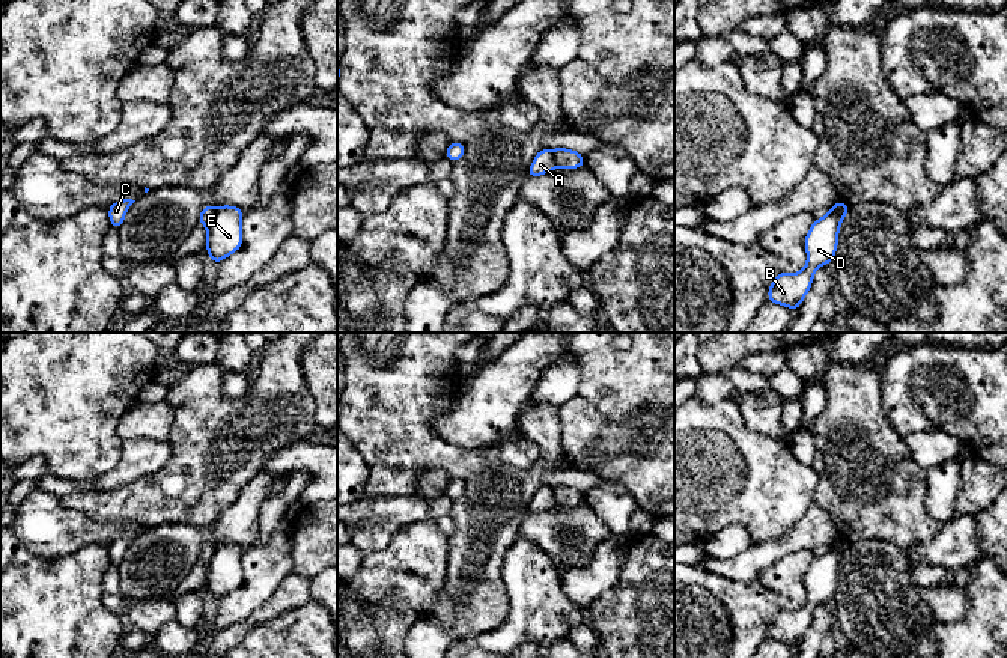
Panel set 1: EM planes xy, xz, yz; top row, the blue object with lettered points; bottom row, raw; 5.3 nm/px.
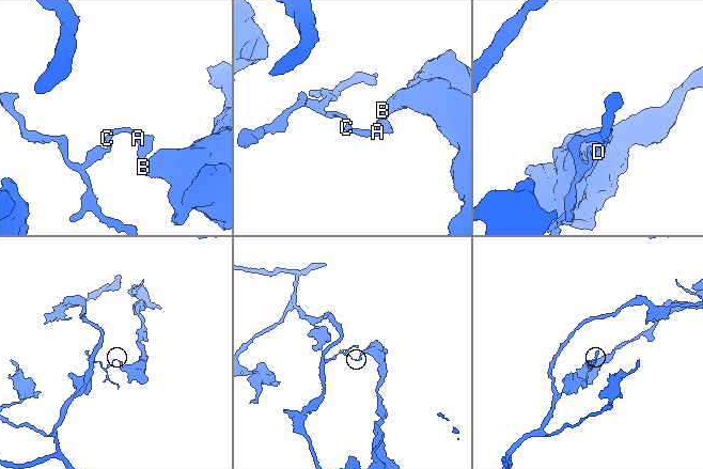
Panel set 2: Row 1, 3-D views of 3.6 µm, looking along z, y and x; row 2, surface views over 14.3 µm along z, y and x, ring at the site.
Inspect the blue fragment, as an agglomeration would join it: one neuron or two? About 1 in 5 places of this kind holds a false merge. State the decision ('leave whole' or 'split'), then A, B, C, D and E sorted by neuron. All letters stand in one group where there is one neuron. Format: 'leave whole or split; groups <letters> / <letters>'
split; groups A C / B D E

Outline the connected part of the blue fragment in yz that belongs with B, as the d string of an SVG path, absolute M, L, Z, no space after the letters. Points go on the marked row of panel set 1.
M835 205L829 208L823 218L813 221L804 241L808 256L805 267L796 274L783 271L775 276L769 286L768 301L798 310L813 285L814 271L825 264L832 264L840 226L840 208Z

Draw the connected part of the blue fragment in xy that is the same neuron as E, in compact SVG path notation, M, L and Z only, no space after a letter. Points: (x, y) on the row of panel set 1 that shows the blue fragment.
M218 206L212 223L208 226L208 257L214 265L238 251L242 245L242 208Z

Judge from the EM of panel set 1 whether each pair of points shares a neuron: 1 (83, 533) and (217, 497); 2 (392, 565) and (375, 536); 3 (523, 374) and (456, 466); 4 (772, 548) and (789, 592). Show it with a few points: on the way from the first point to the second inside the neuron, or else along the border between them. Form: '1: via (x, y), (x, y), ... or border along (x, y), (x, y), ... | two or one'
1: border along (97, 520), (137, 520), (143, 524) | two
2: border along (407, 524), (384, 548), (363, 554) | two
3: border along (437, 432), (452, 443), (477, 449) | two
4: border along (810, 548), (780, 556), (753, 580) | two

